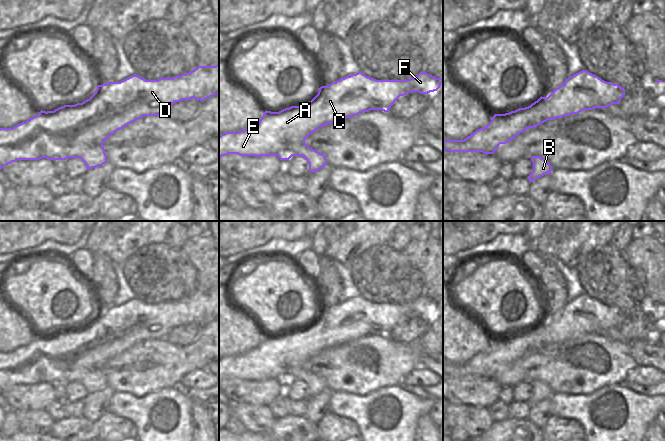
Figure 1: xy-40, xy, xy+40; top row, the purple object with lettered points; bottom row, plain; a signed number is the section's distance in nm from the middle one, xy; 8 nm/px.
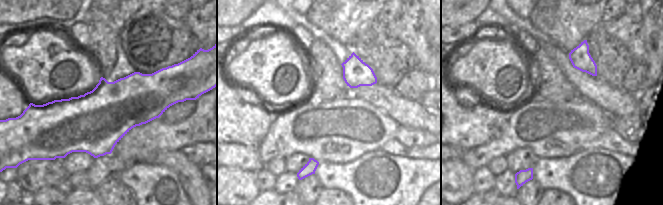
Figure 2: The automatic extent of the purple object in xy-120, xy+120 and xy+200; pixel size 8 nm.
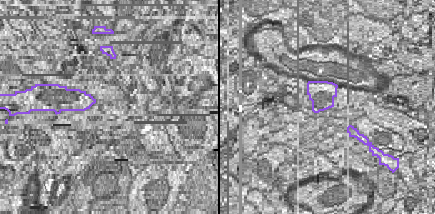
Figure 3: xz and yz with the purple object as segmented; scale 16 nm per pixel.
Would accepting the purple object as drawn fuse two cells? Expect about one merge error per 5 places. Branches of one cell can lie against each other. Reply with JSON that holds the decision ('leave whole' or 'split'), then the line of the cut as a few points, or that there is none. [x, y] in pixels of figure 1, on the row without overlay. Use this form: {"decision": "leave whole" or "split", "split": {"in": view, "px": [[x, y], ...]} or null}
{"decision": "leave whole", "split": null}

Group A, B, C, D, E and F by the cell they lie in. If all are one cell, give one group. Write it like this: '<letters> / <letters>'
A B C D E F

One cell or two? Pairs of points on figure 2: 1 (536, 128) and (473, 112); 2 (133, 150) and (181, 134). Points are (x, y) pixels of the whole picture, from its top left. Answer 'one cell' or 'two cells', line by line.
1: two cells
2: one cell

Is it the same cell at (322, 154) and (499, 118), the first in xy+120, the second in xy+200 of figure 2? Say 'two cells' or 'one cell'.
two cells

